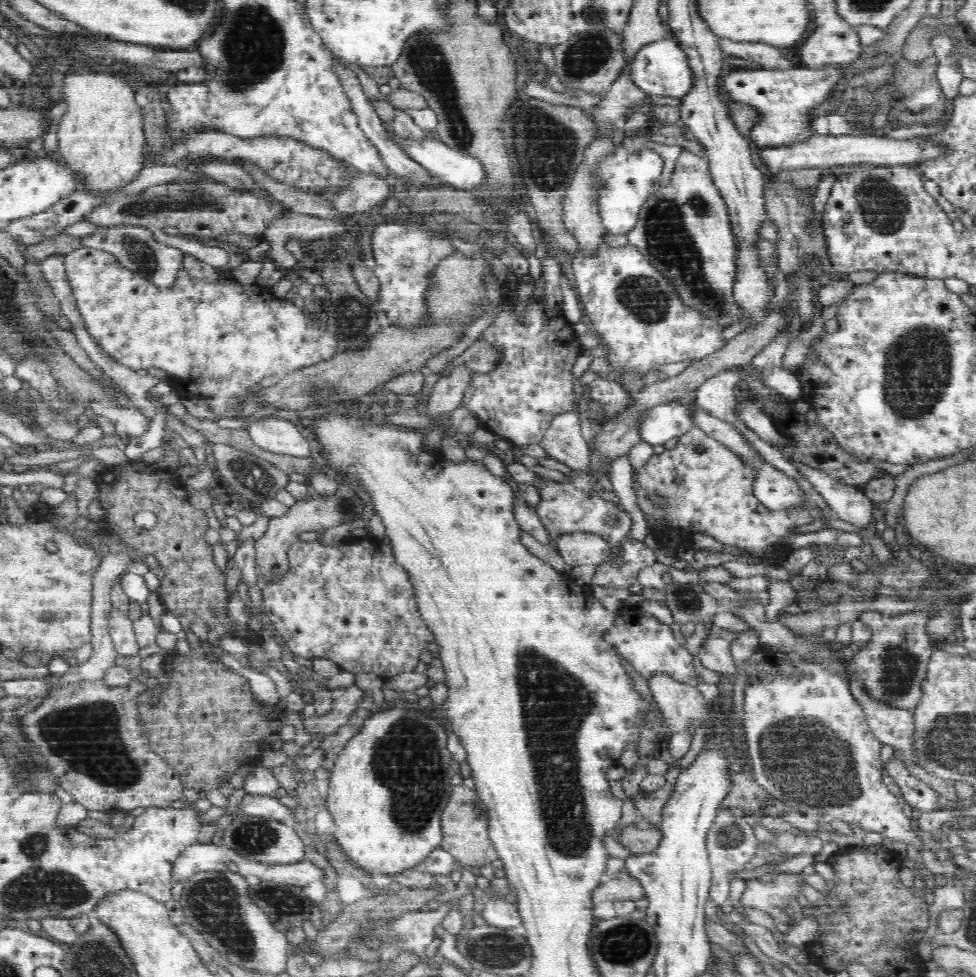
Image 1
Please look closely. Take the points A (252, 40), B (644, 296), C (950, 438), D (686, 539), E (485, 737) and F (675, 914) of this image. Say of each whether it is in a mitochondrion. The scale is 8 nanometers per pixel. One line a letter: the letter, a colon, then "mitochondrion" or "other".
A: mitochondrion
B: mitochondrion
C: other
D: other
E: other
F: other

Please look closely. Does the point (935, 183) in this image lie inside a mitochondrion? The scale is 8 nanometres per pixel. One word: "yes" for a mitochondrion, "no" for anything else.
no

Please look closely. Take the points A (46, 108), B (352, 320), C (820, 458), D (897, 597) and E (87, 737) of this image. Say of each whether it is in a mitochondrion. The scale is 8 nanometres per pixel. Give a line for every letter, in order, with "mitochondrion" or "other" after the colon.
A: other
B: mitochondrion
C: other
D: other
E: mitochondrion

